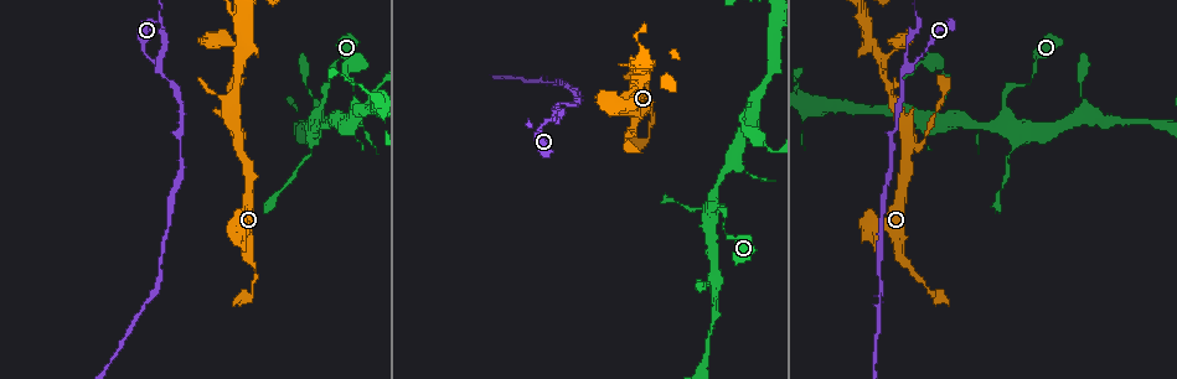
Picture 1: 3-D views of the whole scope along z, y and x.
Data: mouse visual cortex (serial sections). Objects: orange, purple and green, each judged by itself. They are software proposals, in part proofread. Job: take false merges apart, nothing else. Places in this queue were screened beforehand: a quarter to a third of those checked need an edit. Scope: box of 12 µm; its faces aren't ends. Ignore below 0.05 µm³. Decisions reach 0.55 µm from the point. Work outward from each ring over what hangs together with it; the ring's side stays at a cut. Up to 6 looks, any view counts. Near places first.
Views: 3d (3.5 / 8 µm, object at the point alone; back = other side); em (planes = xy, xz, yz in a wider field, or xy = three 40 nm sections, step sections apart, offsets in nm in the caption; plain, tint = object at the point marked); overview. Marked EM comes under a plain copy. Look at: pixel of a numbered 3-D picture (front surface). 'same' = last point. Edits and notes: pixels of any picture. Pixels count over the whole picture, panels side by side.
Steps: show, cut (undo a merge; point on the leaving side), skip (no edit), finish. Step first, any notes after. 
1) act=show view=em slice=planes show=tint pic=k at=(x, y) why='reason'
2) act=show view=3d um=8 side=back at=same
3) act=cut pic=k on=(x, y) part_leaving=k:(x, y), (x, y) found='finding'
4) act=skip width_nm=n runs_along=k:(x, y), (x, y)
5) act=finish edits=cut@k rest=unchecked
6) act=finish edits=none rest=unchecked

act=show view=3d um=3.5 pic=1 at=(912, 65) why='a narrow waist'

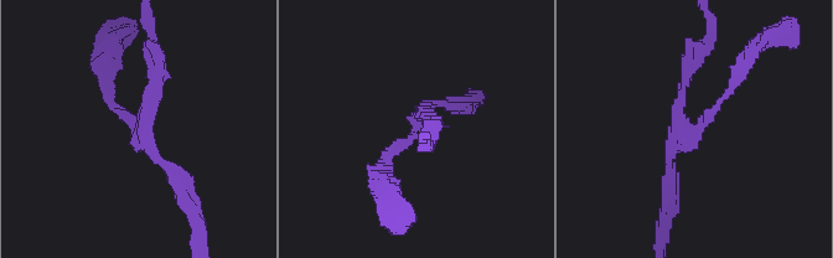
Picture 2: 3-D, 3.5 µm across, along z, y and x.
act=show view=em slice=planes show=tint pic=2 at=(690, 131) arms=3 arm_widths_nm=100,150,150 why='now the EM'

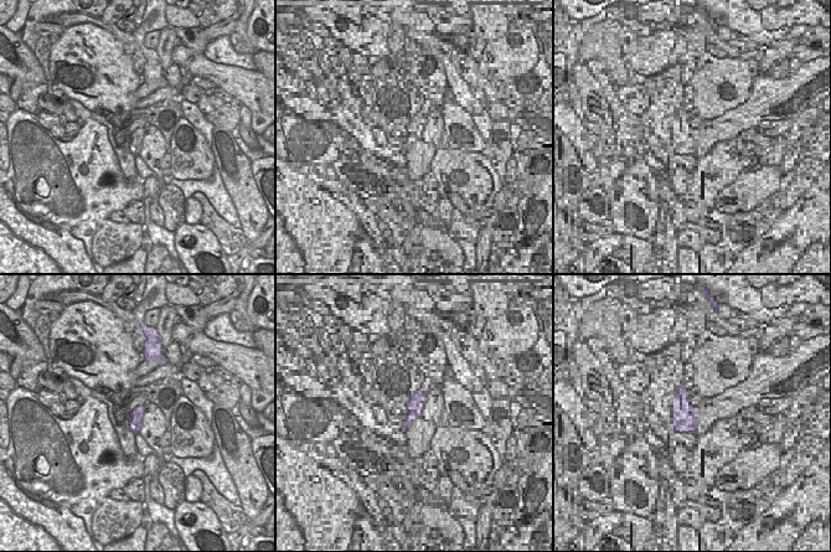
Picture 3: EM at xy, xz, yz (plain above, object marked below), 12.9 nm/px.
act=skip found='one cell here'

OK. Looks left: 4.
act=show view=3d um=8 pic=1 at=(1002, 124) why='four arms meet'

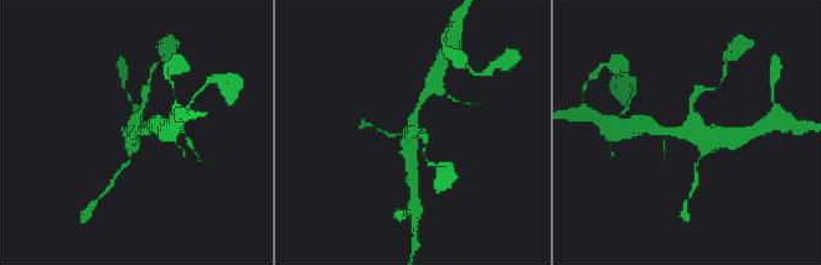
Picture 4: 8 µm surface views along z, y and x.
act=show view=3d um=3.5 pic=4 at=(413, 131)

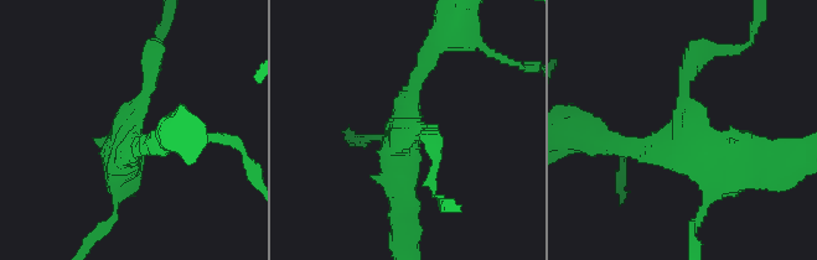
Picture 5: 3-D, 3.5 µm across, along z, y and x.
act=skip found='continuous, no second cell'

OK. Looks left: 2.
act=show view=3d um=3.5 pic=1 at=(242, 147) why='side arm on a straight run'

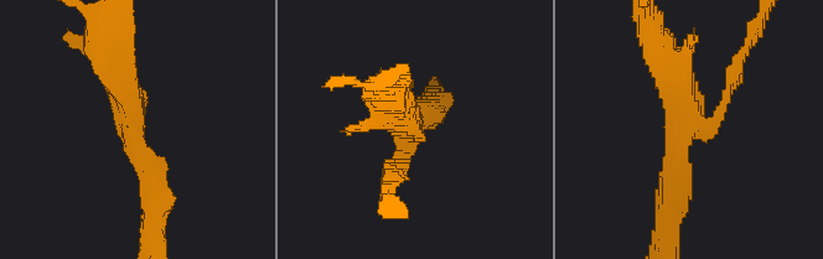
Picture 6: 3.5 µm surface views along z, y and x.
act=skip runs_along=6:(155, 201), (105, 52) found='all the same cell'

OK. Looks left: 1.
act=finish edits=none rest=unchecked

